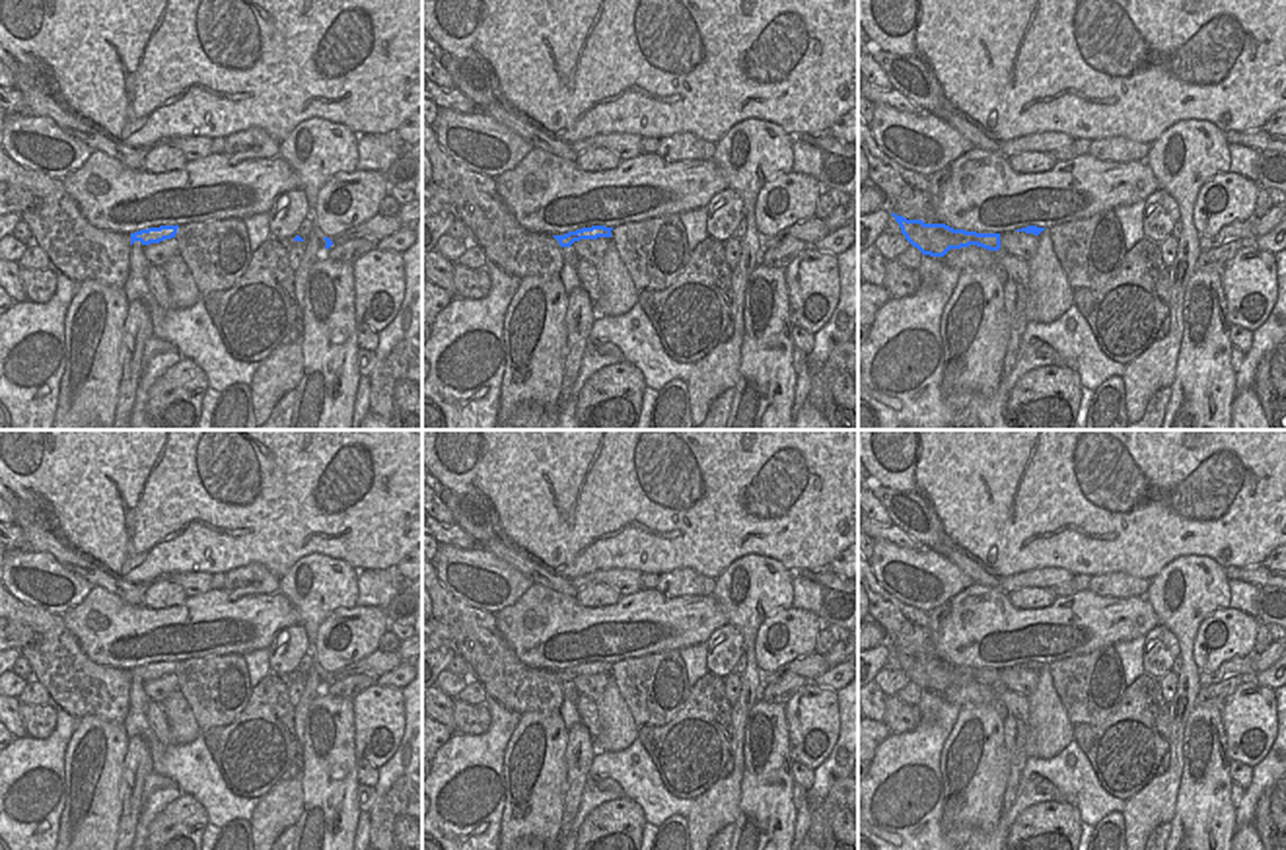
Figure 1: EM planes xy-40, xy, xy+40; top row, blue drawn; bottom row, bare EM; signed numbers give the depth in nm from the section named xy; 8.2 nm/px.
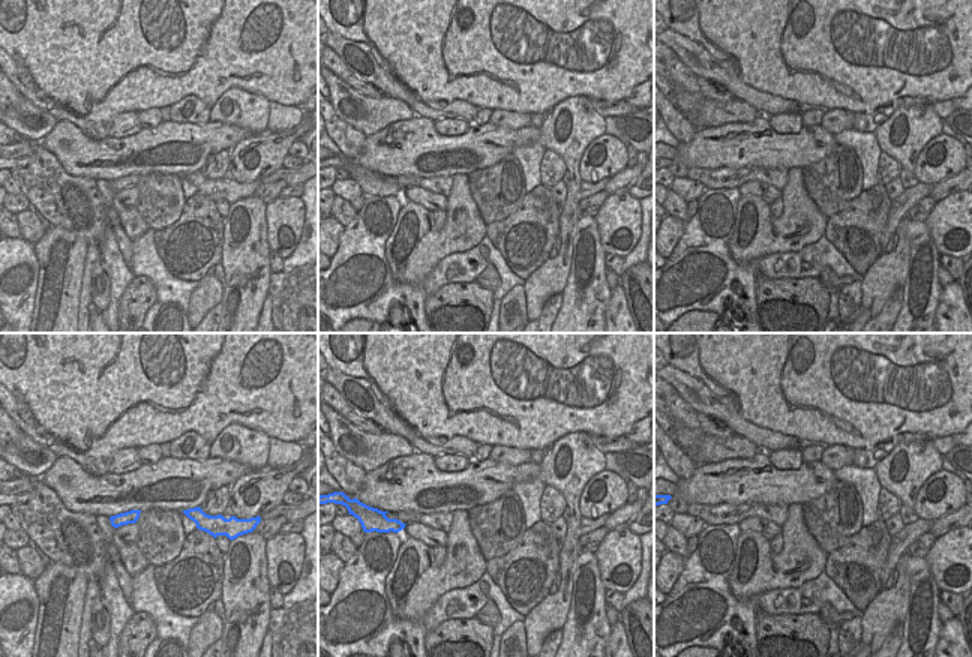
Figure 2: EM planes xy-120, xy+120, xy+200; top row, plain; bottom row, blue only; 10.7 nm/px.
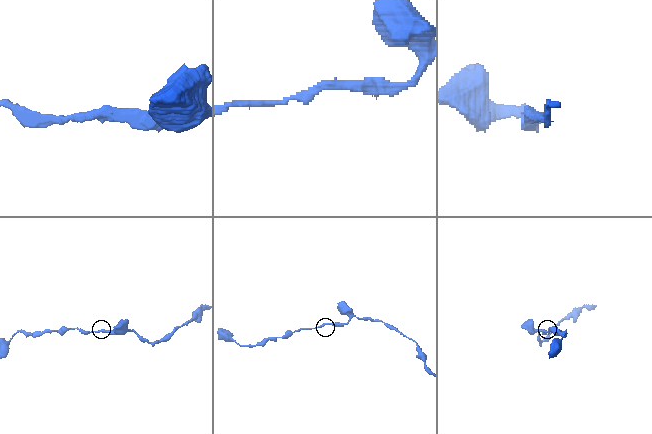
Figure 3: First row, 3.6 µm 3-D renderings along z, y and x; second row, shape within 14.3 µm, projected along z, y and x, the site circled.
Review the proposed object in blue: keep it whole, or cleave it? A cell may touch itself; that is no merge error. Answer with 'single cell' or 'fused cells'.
single cell

